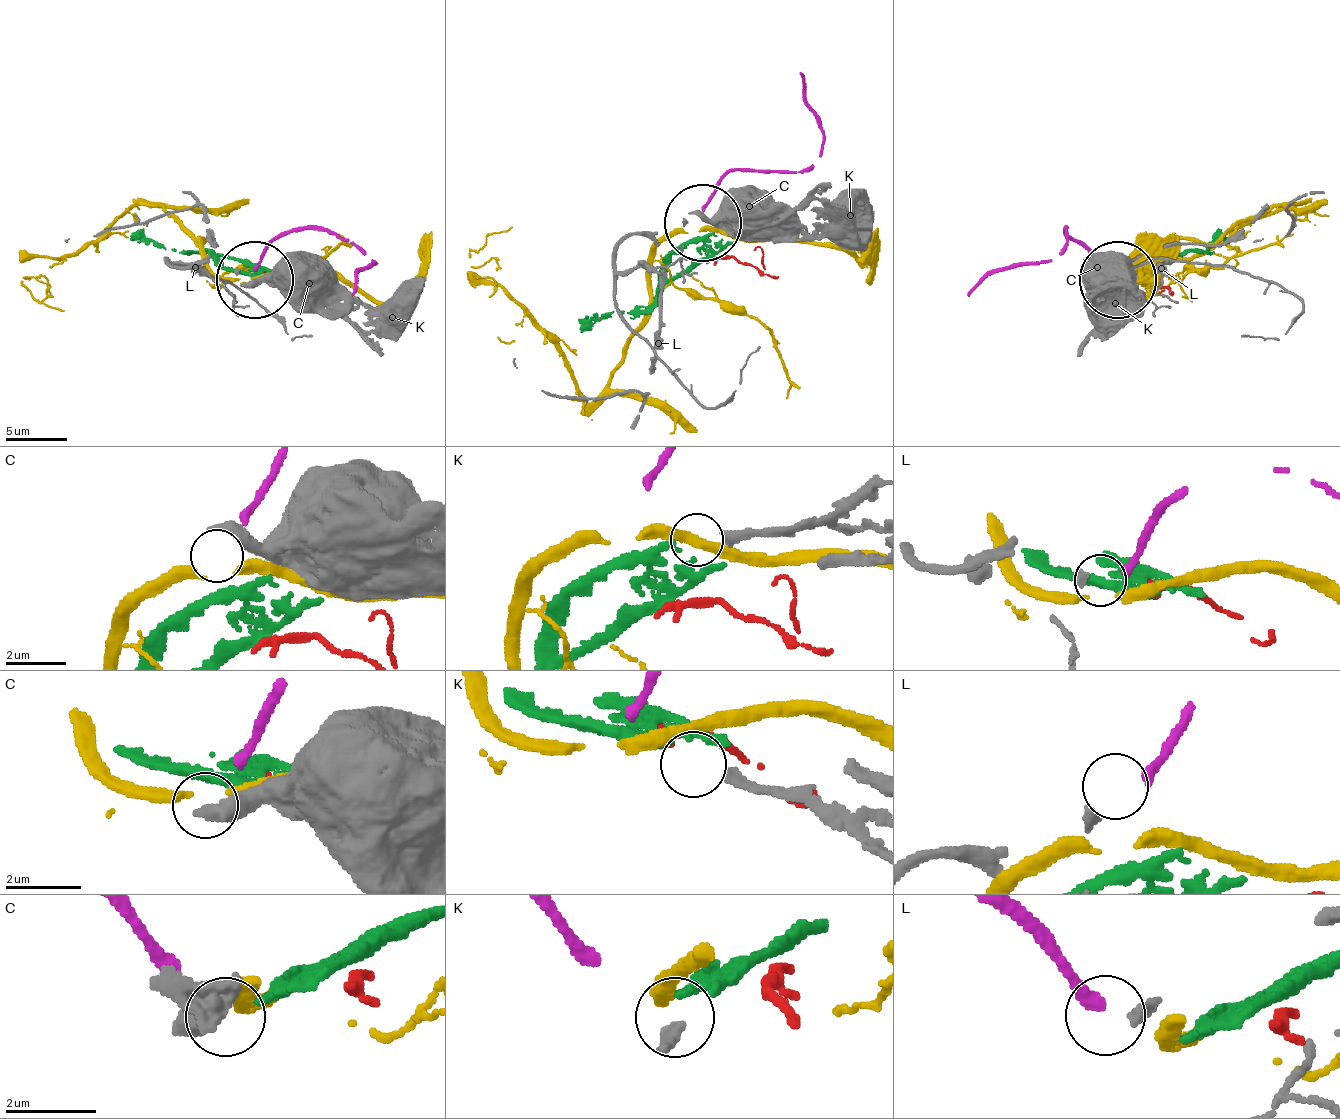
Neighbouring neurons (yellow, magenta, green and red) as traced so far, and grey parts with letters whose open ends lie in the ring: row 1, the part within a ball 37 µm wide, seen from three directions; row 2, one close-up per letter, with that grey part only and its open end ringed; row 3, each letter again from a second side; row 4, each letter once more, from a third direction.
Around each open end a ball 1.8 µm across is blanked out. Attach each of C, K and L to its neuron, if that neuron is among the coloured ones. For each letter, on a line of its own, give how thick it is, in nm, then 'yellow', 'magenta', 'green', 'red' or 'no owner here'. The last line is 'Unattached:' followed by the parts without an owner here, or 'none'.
C: 600 nm | no owner here
K: 280 nm | green
L: 240 nm | no owner here
Unattached: C, L

